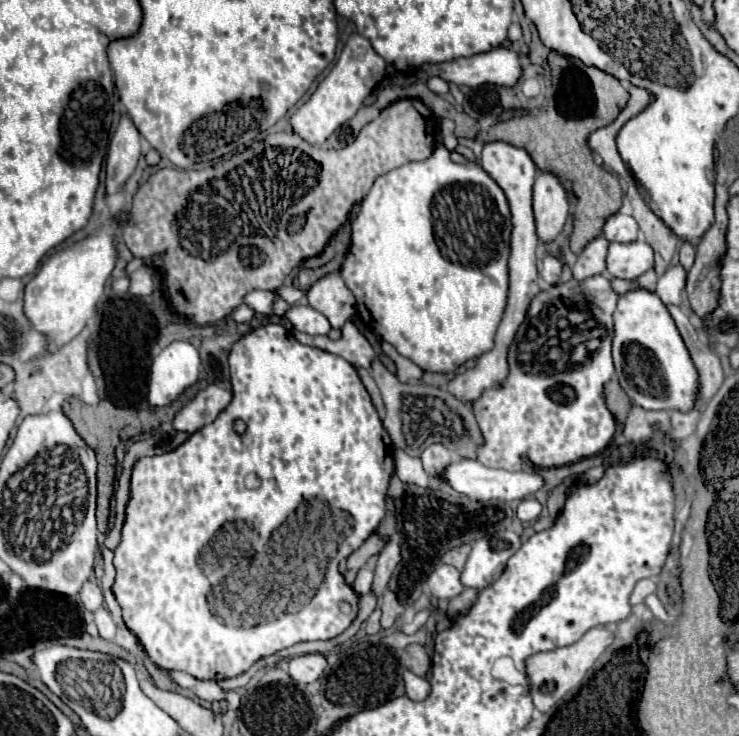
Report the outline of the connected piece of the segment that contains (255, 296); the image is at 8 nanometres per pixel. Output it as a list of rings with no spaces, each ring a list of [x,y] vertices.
[[[254,290],[250,294],[246,294],[244,302],[254,308],[260,314],[270,316],[272,314],[272,302],[274,302],[274,294],[272,292],[264,292],[264,290]]]

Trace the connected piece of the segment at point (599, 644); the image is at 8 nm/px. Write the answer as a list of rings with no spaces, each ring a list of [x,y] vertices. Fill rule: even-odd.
[[[624,620],[592,628],[578,642],[574,642],[572,646],[556,648],[556,650],[550,650],[550,652],[538,652],[538,654],[534,654],[526,660],[526,672],[530,676],[532,700],[534,700],[534,706],[540,712],[546,712],[546,708],[556,704],[568,690],[572,690],[576,684],[580,684],[580,680],[594,666],[598,656],[602,656],[602,652],[614,642],[614,634],[608,630],[608,627],[618,626],[620,622],[624,622]]]

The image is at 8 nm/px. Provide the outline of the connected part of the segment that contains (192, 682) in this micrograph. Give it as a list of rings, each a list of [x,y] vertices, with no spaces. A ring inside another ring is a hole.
[[[170,672],[170,674],[172,674],[172,680],[182,688],[194,688],[196,686],[196,678],[186,674],[186,672]]]

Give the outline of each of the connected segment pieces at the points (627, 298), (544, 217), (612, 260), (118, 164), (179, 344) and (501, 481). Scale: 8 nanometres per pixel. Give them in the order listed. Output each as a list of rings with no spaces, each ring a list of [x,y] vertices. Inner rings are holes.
[[[642,288],[622,294],[614,312],[614,330],[614,366],[630,400],[644,410],[690,412],[700,394],[700,374],[662,300]]]
[[[538,172],[534,182],[534,218],[538,238],[550,242],[562,230],[570,210],[570,194],[552,172]]]
[[[646,242],[610,244],[608,250],[608,272],[614,278],[636,280],[654,266],[654,250]]]
[[[122,114],[120,124],[112,136],[106,160],[106,192],[112,194],[128,180],[140,158],[140,132],[128,114]]]
[[[186,340],[172,342],[152,362],[148,402],[152,406],[170,406],[186,388],[198,380],[198,374],[198,350]]]
[[[458,458],[456,462],[448,464],[438,478],[444,480],[454,492],[470,496],[470,500],[492,500],[492,498],[506,500],[506,502],[522,500],[530,494],[536,494],[546,484],[538,472],[528,474],[528,472],[506,472],[500,468],[486,468],[478,460],[470,460],[470,458]]]

